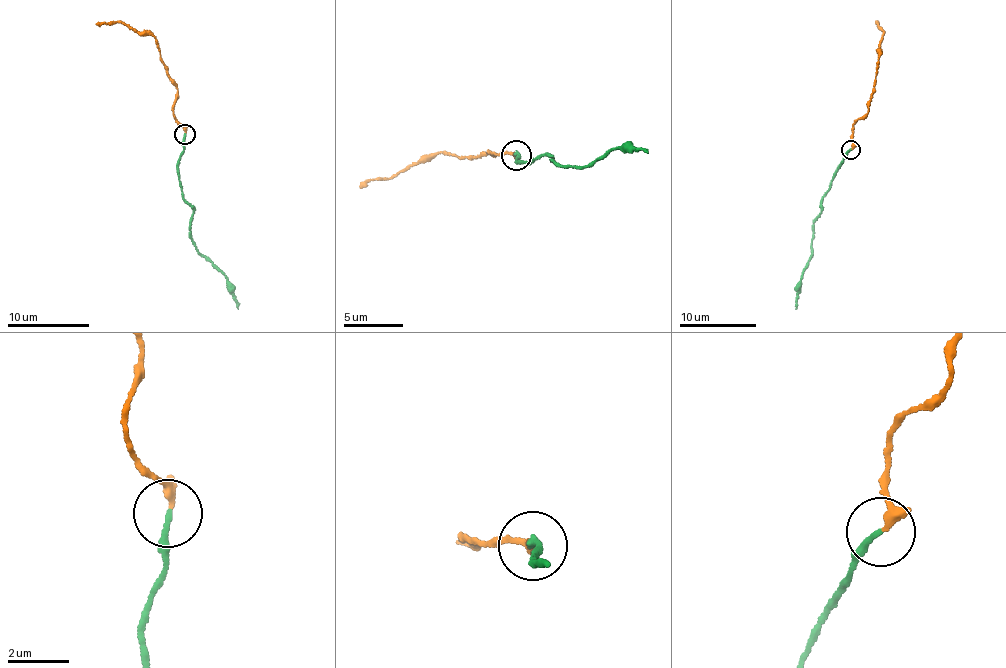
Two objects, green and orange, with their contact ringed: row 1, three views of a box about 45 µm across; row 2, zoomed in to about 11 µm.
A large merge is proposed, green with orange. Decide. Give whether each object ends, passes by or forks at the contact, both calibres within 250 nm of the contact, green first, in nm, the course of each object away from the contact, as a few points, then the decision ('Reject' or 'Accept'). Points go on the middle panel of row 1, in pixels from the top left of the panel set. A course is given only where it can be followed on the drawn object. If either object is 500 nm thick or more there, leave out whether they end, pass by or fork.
At the ring green ends. At the ring orange ends. Thickness 190 nm (green) against 320 nm. Course of green: (517, 154), (521, 163), (548, 153), (563, 168), (581, 168), (614, 148), (648, 151). Course of orange: (517, 154), (486, 150), (494, 154), (458, 158), (444, 150), (389, 177), (365, 182), (359, 188). Accept

